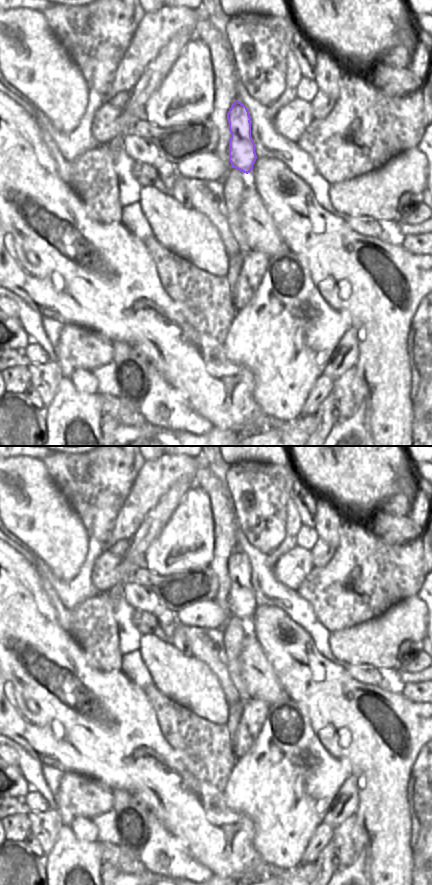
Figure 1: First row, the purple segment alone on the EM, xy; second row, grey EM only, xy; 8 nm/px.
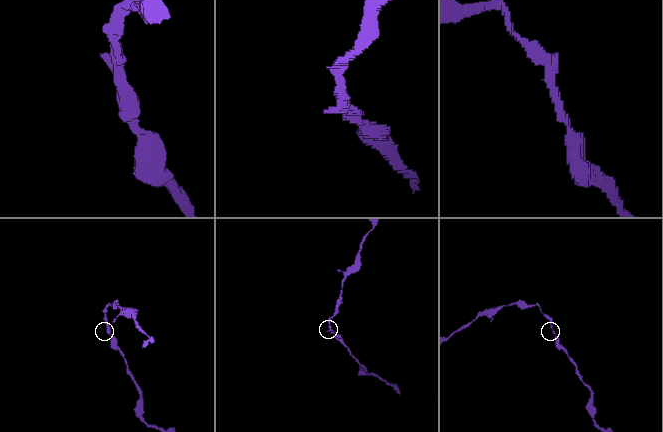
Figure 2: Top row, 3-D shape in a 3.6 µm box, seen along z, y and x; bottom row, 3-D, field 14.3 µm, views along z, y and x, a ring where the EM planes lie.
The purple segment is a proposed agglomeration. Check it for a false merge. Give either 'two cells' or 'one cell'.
two cells

